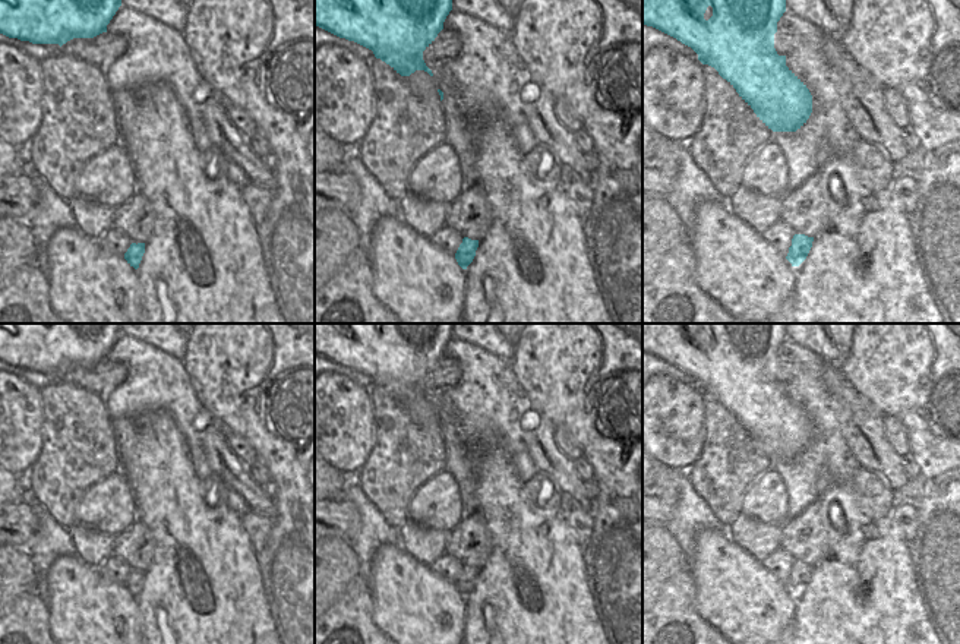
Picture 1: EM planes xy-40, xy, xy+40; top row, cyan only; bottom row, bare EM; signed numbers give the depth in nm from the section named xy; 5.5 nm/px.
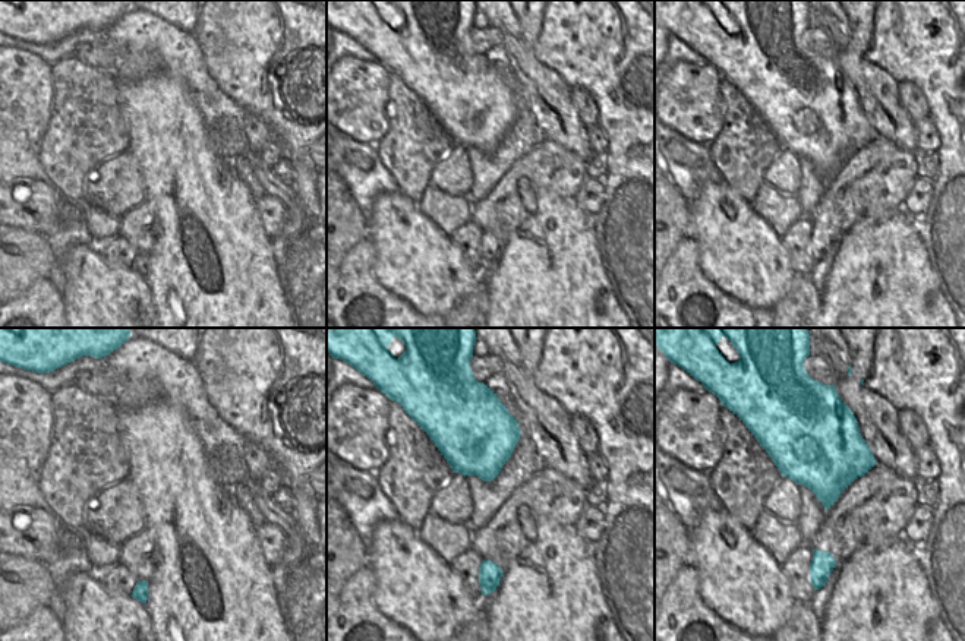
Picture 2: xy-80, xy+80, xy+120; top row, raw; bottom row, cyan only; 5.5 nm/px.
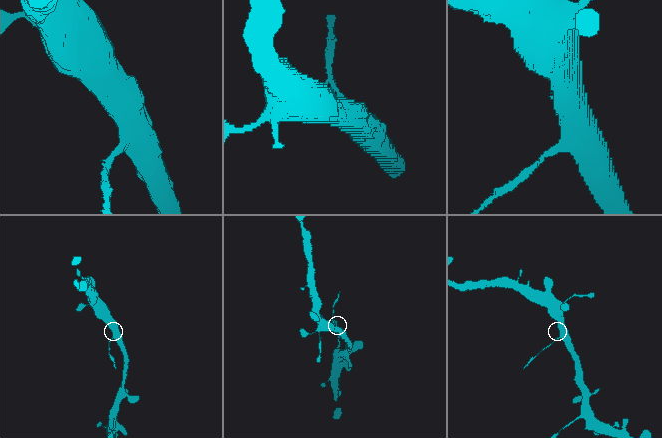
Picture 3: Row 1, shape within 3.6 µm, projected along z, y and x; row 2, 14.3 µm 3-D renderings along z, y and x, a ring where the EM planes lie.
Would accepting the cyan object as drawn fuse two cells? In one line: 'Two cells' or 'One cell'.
Two cells.

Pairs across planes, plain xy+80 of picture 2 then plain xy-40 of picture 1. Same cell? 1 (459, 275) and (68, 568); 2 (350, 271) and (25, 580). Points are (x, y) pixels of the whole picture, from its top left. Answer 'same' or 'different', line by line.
1: same
2: different

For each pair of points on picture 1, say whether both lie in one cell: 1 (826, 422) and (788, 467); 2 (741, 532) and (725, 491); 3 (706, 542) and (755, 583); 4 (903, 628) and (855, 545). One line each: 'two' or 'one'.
1: one
2: two
3: one
4: one

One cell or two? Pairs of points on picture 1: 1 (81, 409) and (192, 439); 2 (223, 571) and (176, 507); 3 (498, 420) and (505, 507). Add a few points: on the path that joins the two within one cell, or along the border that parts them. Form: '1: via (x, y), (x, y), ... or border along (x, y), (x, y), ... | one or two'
1: border along (98, 397), (111, 420) | two
2: via (207, 555), (192, 540), (182, 523) | one
3: border along (474, 461), (489, 448), (499, 448), (520, 479) | two

